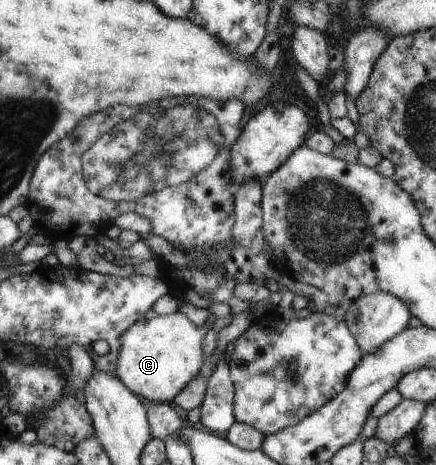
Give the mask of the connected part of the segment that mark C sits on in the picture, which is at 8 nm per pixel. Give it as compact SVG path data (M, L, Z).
M183 313L156 315L137 320L120 336L114 373L119 381L145 403L169 403L198 375L204 359L202 338L207 329L196 327Z

